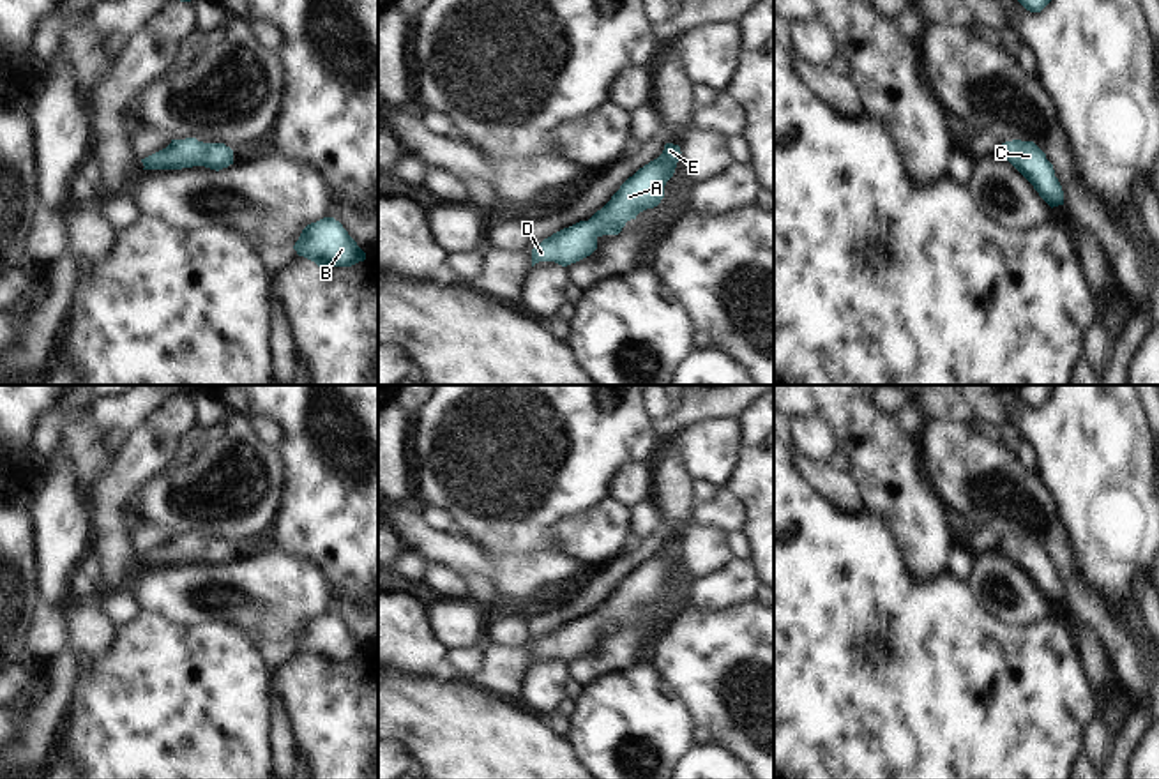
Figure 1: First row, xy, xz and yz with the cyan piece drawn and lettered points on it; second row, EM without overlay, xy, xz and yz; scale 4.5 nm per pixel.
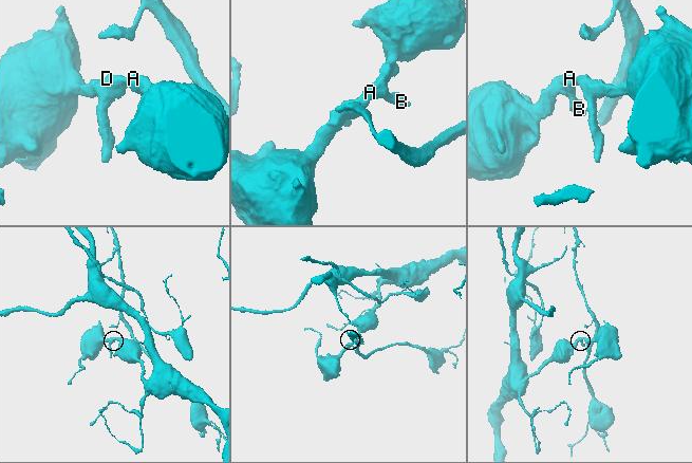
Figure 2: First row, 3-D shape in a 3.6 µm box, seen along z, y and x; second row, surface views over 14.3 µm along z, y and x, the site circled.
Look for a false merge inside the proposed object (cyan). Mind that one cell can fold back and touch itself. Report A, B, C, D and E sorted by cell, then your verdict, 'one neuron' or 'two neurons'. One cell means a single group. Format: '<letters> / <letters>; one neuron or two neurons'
A B C D E; one neuron

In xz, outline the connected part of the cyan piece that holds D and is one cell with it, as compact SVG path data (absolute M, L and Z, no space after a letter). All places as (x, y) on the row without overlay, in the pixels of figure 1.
M666 539L663 549L629 572L588 616L580 616L544 634L532 645L532 662L555 657L562 662L590 652L602 631L618 631L627 616L664 594L664 581L680 556L680 542Z

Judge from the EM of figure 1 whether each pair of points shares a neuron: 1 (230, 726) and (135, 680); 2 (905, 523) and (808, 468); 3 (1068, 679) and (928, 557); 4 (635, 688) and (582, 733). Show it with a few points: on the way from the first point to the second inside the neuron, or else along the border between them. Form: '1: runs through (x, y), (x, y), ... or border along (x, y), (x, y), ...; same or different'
1: runs through (207, 725), (179, 725), (158, 703); same
2: border along (852, 472), (868, 509); different
3: border along (903, 560), (917, 580), (933, 580), (947, 571); different
4: runs through (622, 700), (594, 728); same

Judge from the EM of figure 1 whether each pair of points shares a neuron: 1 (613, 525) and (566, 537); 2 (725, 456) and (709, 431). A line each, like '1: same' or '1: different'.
1: same
2: same

